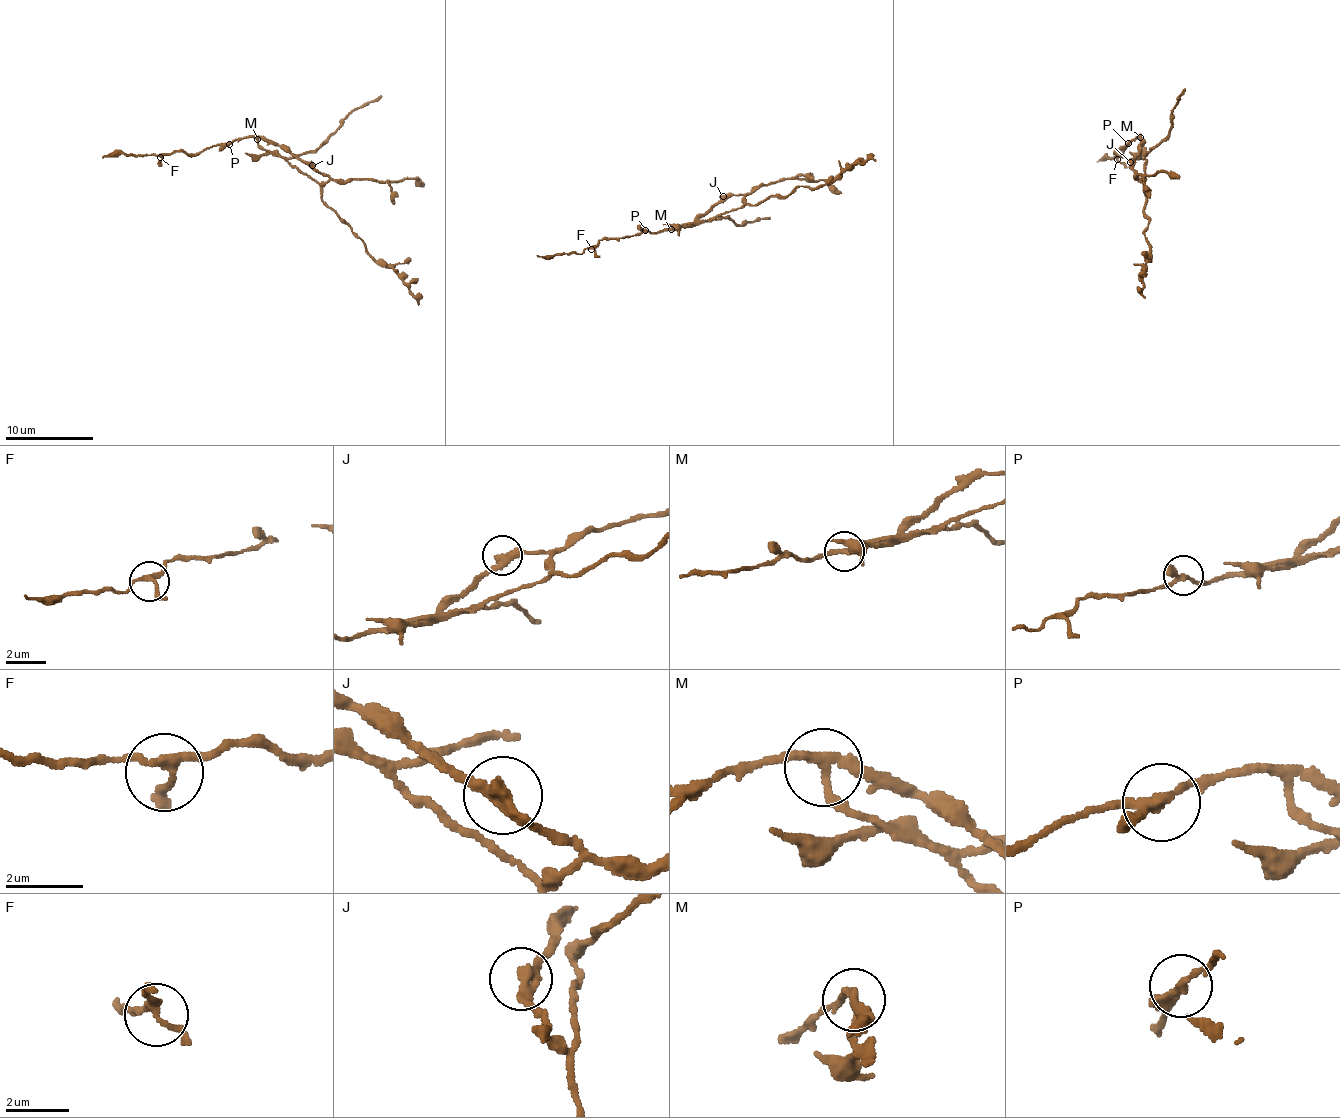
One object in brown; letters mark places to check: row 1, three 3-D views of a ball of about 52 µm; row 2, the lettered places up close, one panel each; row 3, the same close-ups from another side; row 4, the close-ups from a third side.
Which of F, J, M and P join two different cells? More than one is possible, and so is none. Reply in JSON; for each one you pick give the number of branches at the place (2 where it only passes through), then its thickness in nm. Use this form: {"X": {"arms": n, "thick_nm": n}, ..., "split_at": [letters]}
{"M": {"arms": 3, "thick_nm": 200}, "split_at": ["M"]}

